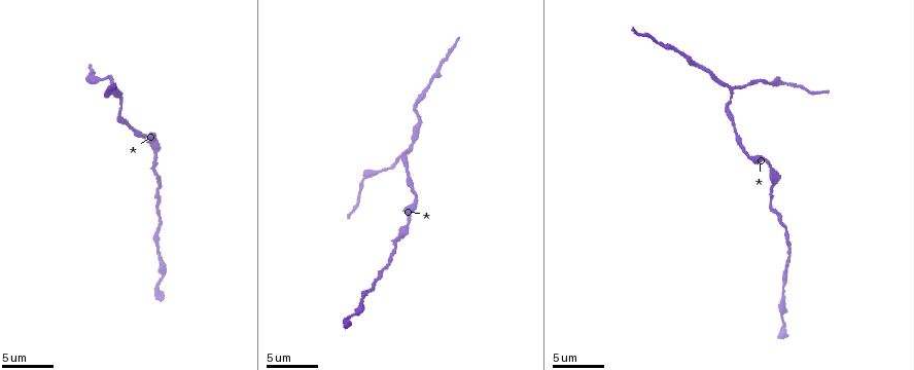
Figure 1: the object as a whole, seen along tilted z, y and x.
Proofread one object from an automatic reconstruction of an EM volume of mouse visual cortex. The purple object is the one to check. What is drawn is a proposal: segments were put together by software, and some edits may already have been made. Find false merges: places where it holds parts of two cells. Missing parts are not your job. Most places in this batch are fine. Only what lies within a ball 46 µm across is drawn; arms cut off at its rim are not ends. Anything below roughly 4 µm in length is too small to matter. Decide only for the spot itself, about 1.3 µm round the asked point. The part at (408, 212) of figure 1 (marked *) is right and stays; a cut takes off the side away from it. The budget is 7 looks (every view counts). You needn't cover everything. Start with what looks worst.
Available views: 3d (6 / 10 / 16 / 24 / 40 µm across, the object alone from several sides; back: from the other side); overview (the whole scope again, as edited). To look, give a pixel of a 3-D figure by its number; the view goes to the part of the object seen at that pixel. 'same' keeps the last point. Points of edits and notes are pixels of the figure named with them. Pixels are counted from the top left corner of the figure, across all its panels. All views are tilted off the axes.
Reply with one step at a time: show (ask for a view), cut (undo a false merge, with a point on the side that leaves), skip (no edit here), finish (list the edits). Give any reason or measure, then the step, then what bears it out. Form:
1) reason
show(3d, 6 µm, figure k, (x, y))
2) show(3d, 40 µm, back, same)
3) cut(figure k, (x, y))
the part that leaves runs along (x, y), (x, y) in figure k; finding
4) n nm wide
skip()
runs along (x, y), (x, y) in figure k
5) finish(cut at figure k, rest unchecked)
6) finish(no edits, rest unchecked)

three-way junction
show(3d, 10 µm, figure 1, (731, 86))

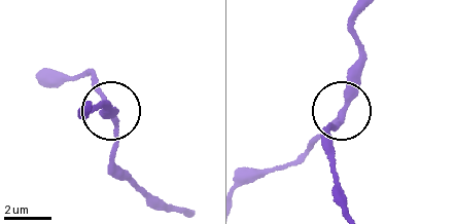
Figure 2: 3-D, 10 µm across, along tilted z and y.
side arm 12 µm; 3 arms
skip()
one cell here

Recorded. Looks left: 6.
calibre changes
show(3d, 16 µm, figure 1, (102, 77))

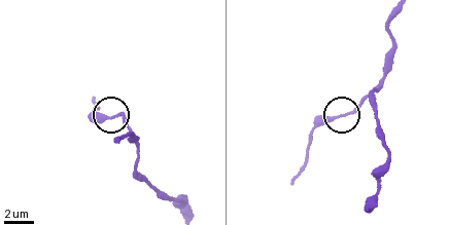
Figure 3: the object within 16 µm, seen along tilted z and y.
show(3d, 6 µm, figure 3, (110, 116))

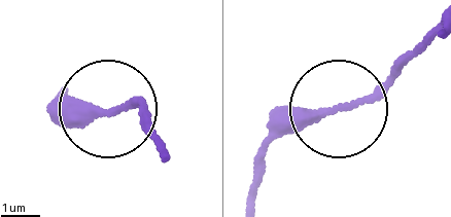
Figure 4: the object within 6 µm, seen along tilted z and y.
230 nm wide
skip()
all the same cell

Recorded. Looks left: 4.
narrows sharply
show(3d, 10 µm, figure 1, (413, 193))

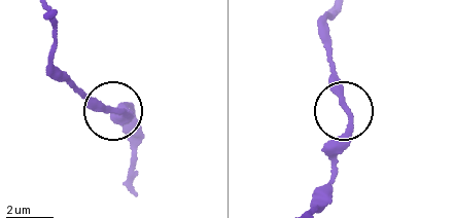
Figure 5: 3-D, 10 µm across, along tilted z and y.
skip()
runs along (335, 151), (347, 113), (326, 55) in figure 5; one cell here

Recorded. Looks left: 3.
finish(no edits, rest unchecked)

